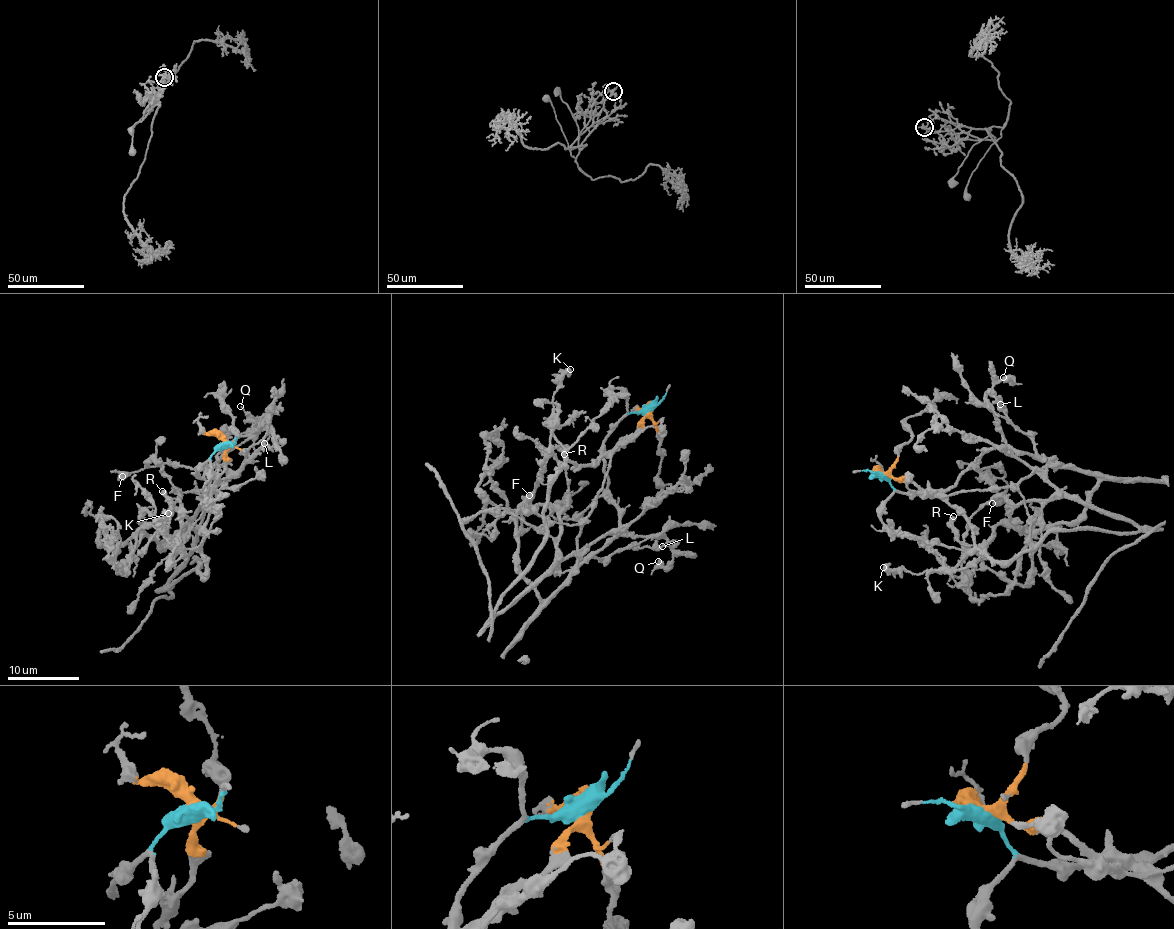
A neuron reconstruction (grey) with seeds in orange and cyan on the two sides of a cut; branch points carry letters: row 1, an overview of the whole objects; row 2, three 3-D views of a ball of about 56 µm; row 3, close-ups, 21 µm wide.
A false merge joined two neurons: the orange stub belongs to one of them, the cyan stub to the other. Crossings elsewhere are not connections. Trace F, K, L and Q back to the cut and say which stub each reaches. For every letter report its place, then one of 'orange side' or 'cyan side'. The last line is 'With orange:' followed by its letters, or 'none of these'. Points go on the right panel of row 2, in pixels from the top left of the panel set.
F: at (992, 503); cyan side
K: at (883, 567); orange side
L: at (1000, 404); cyan side
Q: at (1003, 377); orange side
With orange: K, Q

